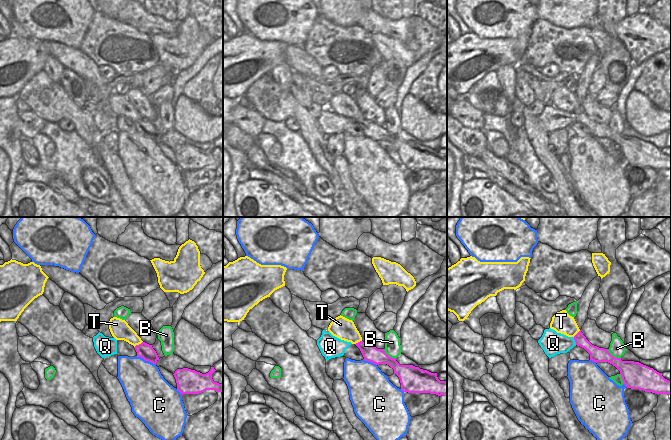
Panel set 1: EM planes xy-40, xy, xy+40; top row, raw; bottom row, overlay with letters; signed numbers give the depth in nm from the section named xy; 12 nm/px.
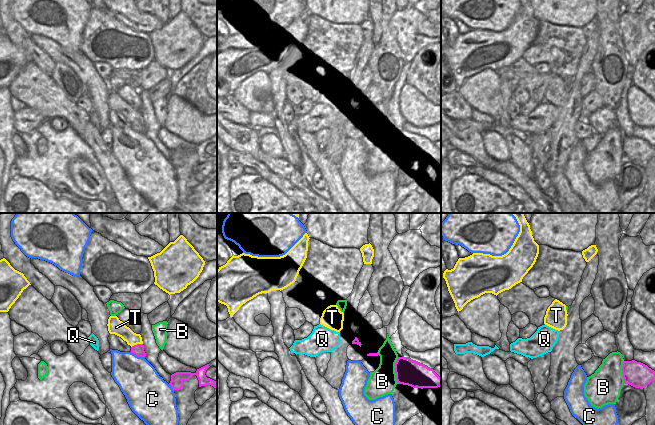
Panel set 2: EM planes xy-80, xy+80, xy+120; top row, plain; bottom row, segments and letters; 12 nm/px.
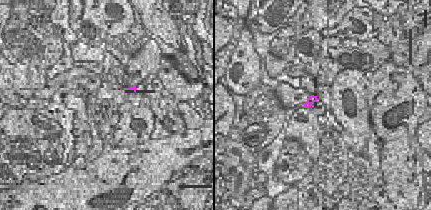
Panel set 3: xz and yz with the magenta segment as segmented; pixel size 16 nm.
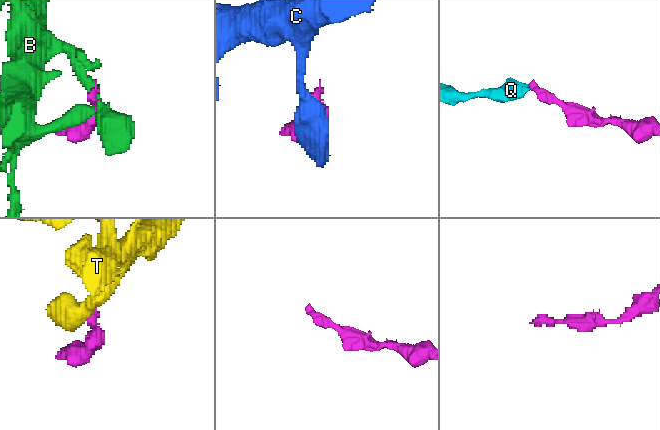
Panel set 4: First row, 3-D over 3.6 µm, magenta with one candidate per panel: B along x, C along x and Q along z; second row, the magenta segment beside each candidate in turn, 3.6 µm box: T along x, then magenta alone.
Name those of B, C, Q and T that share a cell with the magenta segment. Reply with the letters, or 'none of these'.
Q

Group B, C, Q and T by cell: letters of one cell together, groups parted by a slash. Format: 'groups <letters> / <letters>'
groups B / C / Q / T

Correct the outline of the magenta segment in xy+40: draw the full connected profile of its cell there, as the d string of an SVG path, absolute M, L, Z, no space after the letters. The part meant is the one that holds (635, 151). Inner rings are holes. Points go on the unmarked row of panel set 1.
M549 104L545 105L538 116L545 130L551 134L560 129L567 129L574 122L584 124L590 130L590 136L594 138L608 138L615 142L627 164L639 165L655 170L671 170L671 157L665 155L662 149L653 144L634 137L622 137L613 133L608 125L592 121L581 106L574 112L568 113Z

